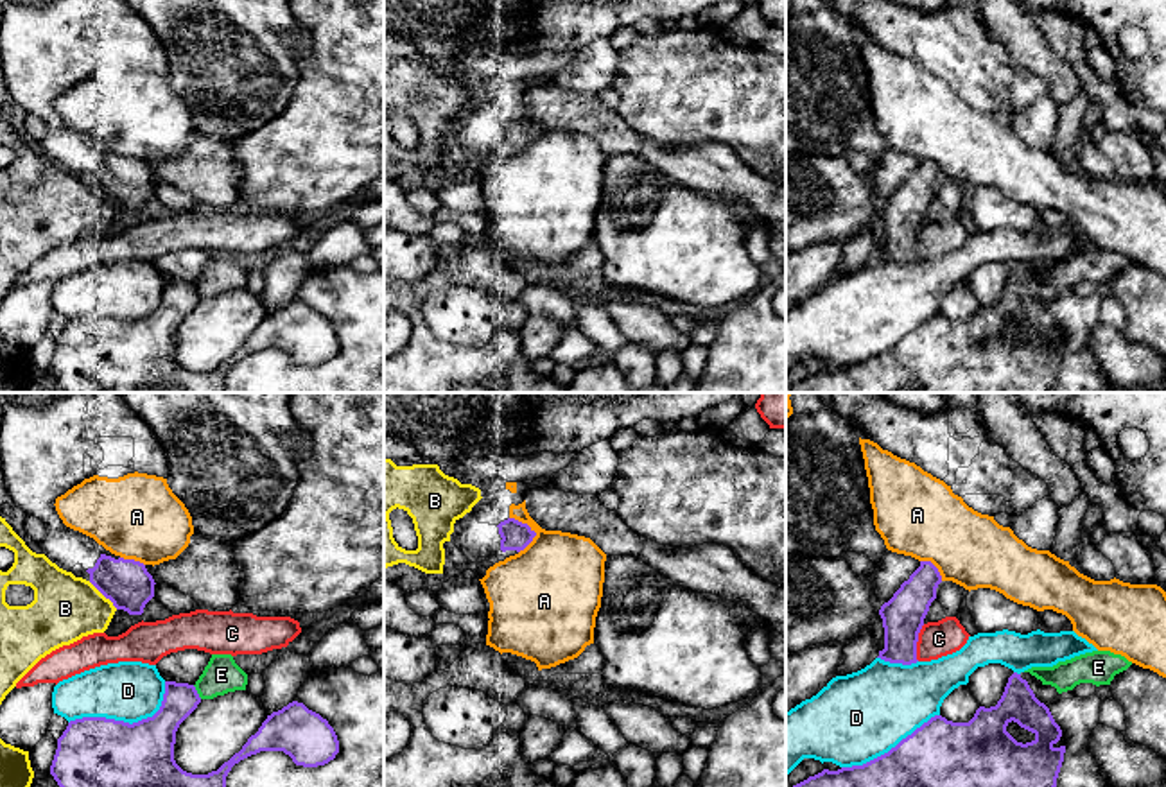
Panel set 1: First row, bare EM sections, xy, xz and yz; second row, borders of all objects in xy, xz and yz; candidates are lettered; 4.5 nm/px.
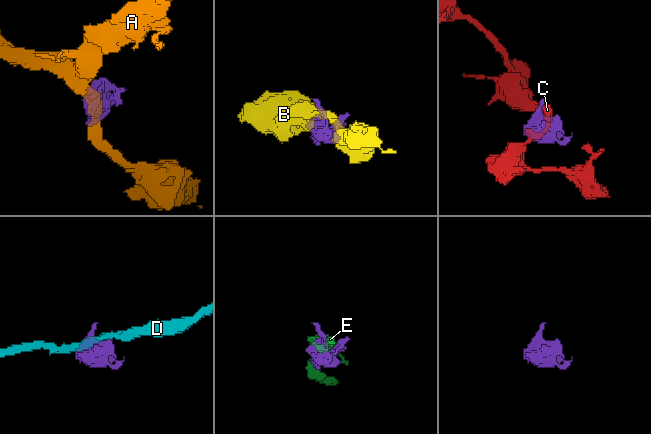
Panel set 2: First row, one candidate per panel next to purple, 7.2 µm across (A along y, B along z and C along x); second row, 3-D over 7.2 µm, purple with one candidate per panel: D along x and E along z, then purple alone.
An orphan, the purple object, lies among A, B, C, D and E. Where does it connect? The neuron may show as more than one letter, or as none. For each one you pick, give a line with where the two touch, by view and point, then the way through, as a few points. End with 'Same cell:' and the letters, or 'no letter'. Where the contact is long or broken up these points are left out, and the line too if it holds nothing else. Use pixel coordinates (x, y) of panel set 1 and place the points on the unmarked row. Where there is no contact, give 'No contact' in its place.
Same cell: no letter

